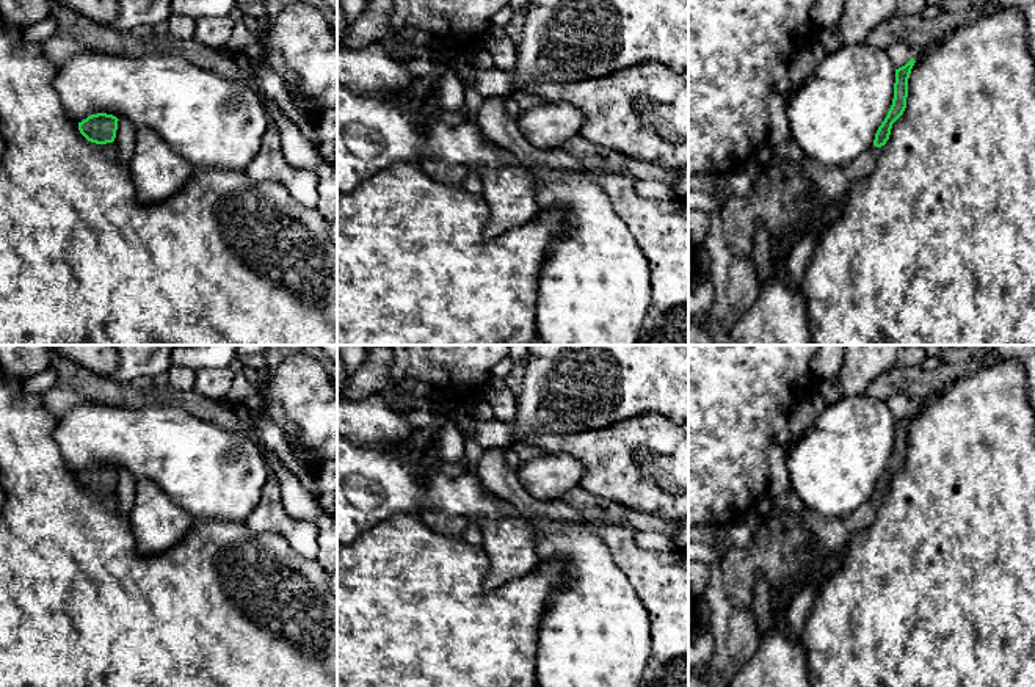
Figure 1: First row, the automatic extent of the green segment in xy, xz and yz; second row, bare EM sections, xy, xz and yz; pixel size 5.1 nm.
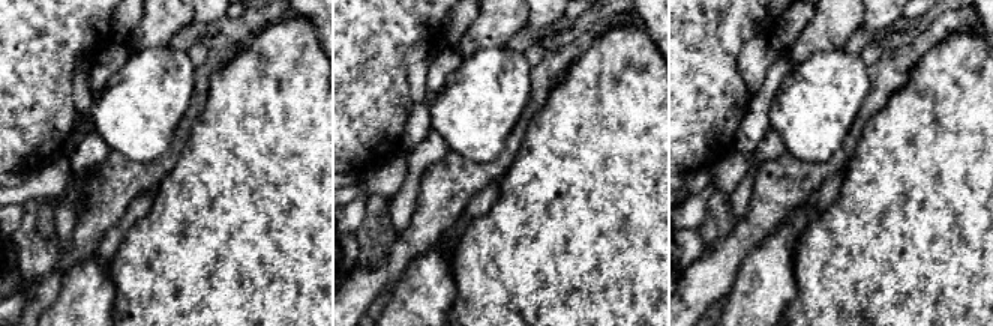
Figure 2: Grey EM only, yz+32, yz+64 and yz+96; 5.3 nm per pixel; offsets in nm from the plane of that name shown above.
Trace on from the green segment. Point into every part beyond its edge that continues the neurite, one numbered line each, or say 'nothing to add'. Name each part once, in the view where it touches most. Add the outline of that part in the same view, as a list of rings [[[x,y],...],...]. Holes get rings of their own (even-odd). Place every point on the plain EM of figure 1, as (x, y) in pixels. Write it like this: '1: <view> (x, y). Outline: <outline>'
1: yz (827, 535). Outline: [[[872,497],[867,503],[845,518],[825,518],[815,510],[803,510],[803,527],[809,535],[809,571],[800,576],[800,583],[808,583],[811,574],[830,554],[844,552],[850,538],[875,521],[880,500]]]

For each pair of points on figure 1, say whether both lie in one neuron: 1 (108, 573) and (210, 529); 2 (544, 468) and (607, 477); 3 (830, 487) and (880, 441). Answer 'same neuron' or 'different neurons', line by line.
1: same neuron
2: different neurons
3: same neuron

